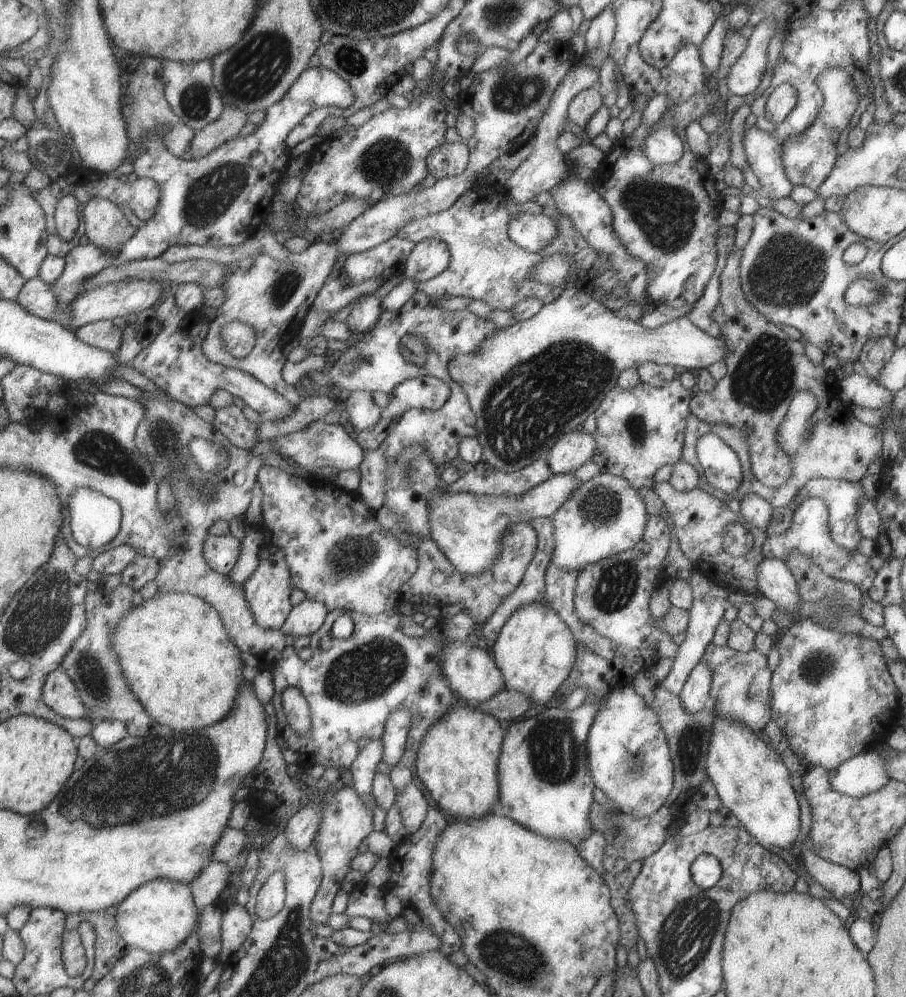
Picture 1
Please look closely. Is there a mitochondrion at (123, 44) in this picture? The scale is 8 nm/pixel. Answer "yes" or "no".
no

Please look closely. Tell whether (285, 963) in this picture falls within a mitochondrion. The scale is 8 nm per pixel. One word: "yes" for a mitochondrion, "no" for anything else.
yes

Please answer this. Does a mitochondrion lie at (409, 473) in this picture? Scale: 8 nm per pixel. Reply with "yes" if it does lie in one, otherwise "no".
yes

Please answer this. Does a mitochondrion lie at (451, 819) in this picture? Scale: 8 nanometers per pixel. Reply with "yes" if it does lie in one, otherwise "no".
no

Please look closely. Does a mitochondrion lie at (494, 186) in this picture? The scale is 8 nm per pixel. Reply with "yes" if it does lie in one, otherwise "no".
no

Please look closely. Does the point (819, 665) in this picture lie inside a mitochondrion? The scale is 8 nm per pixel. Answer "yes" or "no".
yes

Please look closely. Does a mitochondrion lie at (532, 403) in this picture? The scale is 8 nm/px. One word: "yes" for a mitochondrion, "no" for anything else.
yes

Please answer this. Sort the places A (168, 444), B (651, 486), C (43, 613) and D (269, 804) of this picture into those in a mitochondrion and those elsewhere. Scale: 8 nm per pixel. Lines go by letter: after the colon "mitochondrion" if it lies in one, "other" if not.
A: mitochondrion
B: other
C: mitochondrion
D: mitochondrion

